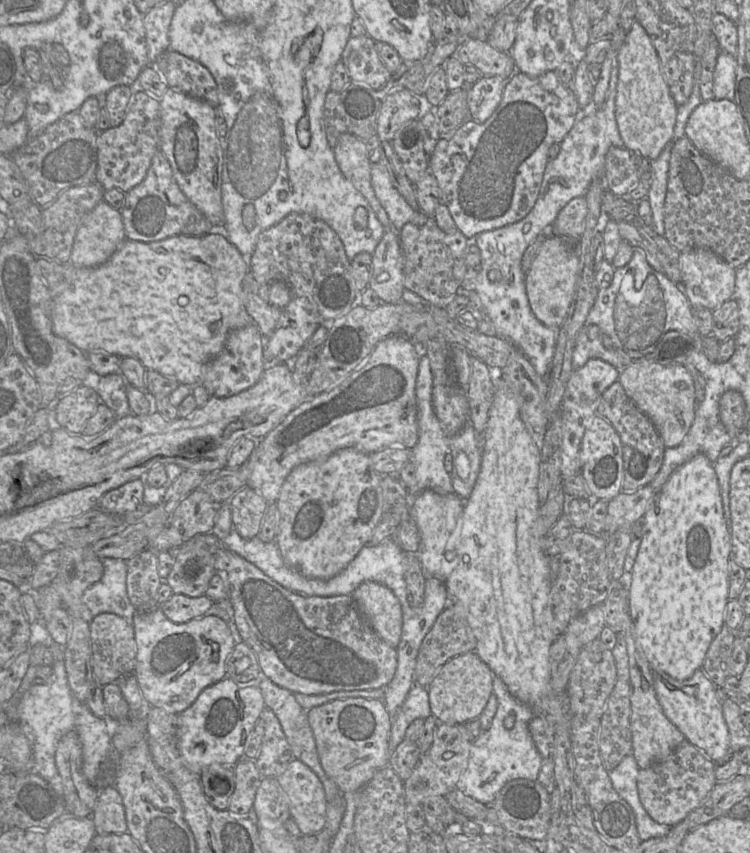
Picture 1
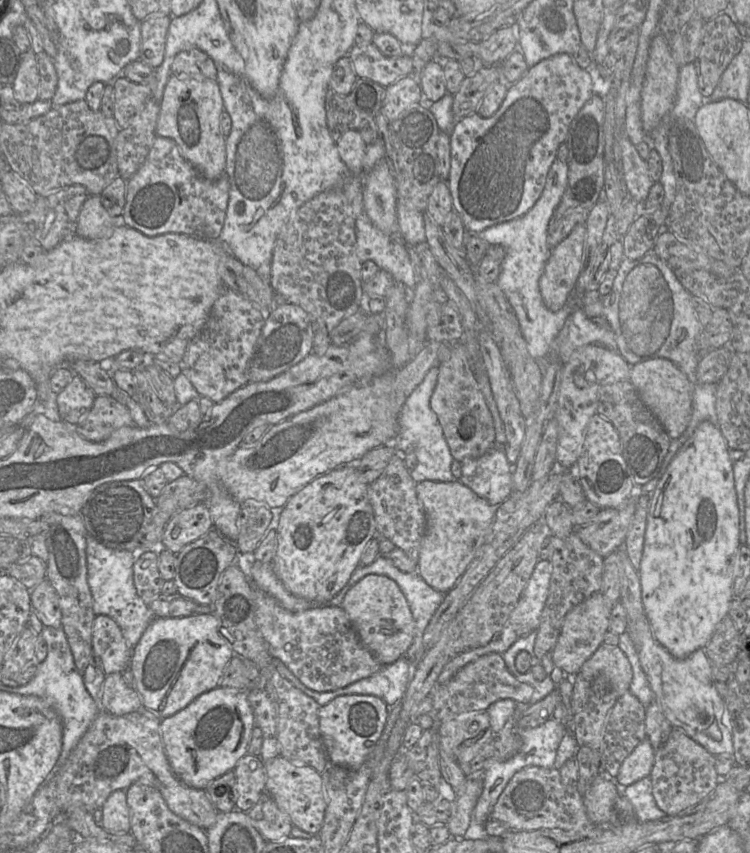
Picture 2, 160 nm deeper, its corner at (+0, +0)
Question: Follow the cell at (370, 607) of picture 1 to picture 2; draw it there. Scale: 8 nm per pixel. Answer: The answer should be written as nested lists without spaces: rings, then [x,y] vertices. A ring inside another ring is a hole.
[[[384,575],[365,576],[347,592],[342,608],[362,644],[382,665],[392,664],[406,654],[413,641],[415,622],[409,604],[395,581]]]

